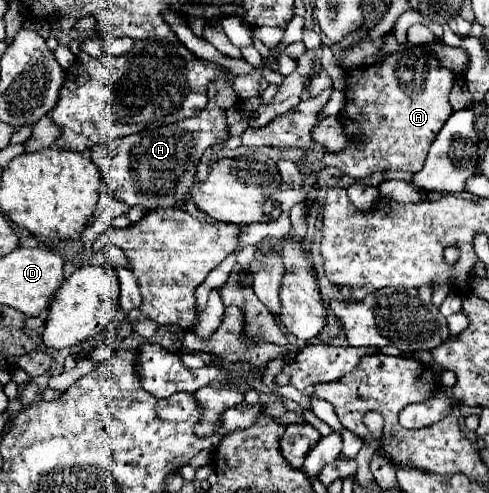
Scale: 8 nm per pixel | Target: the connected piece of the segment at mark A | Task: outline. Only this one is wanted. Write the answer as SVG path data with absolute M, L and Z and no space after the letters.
M421 48L401 50L389 54L383 62L371 66L355 66L345 70L345 106L339 114L339 122L343 132L347 134L347 144L339 152L325 150L323 156L304 172L303 190L285 190L274 194L278 200L281 214L277 220L265 224L245 224L239 232L239 246L235 254L247 244L259 244L261 240L283 240L289 230L289 213L291 208L303 201L316 181L316 171L321 166L339 168L343 174L353 178L365 178L373 172L417 172L425 162L425 154L429 150L429 142L433 142L433 134L441 130L441 122L453 114L449 104L449 92L453 88L455 76L441 68L441 64L433 58L425 58Z

